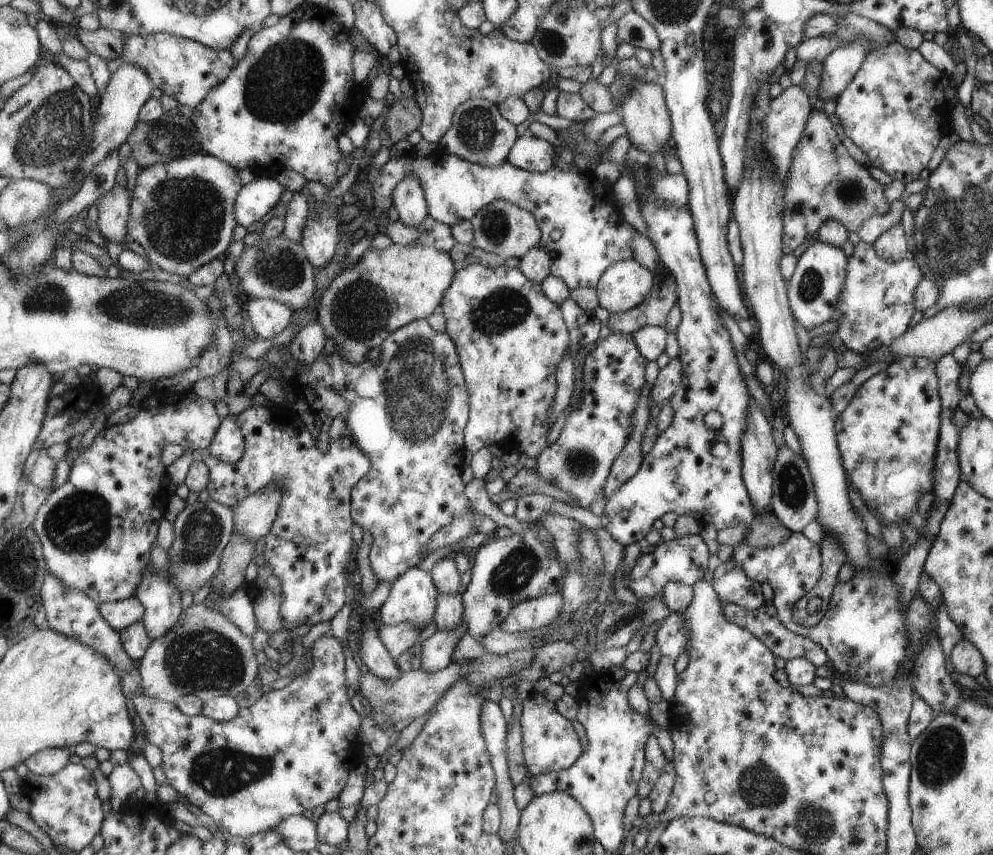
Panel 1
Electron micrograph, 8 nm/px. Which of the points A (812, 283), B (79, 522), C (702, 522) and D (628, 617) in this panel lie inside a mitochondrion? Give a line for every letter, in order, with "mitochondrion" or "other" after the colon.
A: mitochondrion
B: mitochondrion
C: other
D: mitochondrion

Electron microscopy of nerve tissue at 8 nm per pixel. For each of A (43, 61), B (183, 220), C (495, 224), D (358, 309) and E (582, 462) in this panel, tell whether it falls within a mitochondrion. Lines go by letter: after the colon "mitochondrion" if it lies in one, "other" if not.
A: other
B: mitochondrion
C: mitochondrion
D: mitochondrion
E: mitochondrion

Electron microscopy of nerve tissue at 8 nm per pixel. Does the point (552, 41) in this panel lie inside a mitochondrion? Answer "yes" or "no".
yes

